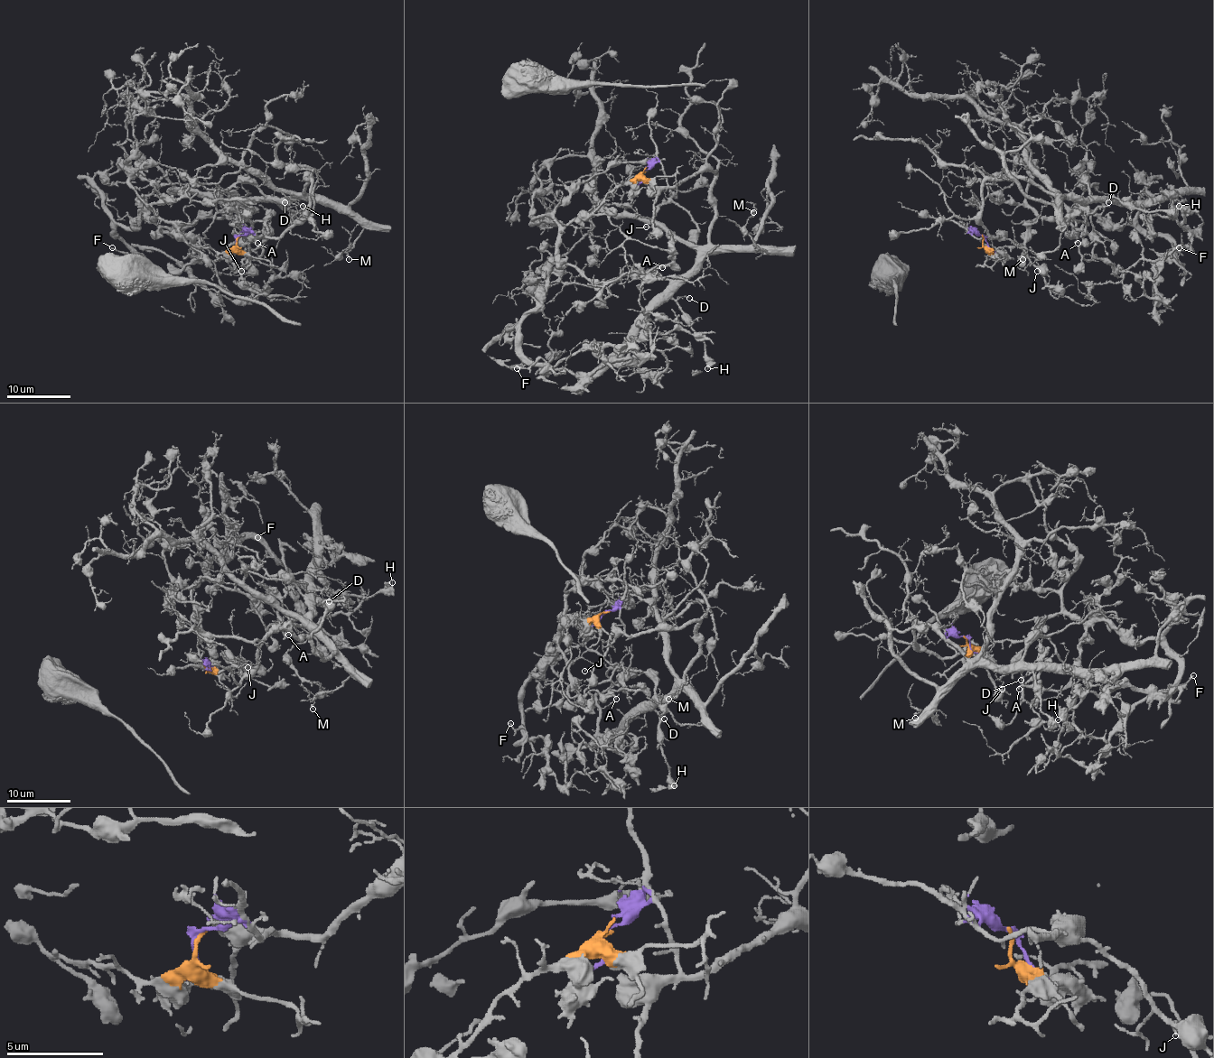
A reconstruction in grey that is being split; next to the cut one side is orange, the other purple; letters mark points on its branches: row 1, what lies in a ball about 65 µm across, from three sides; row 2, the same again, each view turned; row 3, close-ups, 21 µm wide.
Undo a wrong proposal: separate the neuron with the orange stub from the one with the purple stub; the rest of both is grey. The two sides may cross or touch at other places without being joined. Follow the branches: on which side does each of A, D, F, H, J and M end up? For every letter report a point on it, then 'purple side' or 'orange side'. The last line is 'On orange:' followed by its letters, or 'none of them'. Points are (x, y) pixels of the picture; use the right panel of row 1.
A: place (1078, 243); orange side
D: place (1108, 202); purple side
F: place (1179, 247); orange side
H: place (1179, 206); purple side
J: place (1037, 271); purple side
M: place (1022, 259); purple side
On orange: A, F

